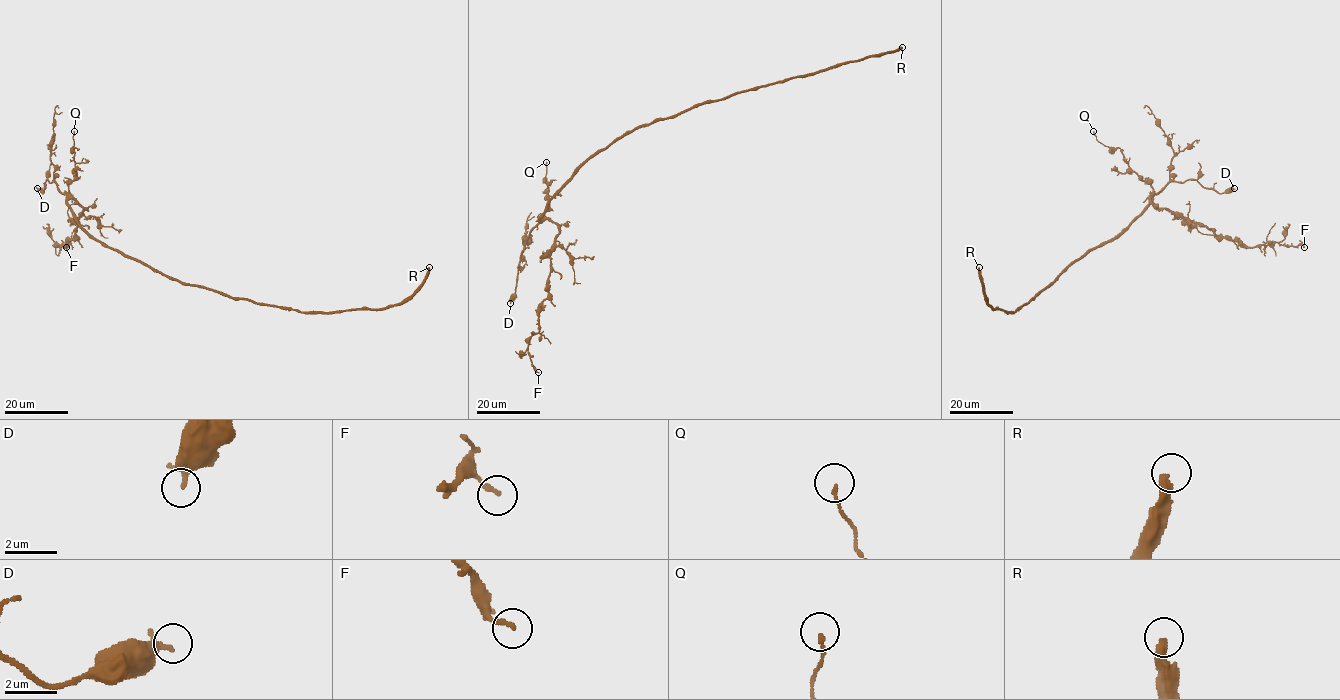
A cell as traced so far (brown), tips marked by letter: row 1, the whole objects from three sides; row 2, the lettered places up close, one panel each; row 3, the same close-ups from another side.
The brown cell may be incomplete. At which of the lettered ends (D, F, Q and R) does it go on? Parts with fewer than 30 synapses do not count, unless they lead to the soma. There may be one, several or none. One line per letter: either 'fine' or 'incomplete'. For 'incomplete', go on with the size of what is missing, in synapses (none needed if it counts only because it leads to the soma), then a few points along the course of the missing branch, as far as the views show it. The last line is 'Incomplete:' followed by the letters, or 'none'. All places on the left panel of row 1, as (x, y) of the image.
D: fine
F: fine
Q: fine
R: incomplete; about 200 synapses
Incomplete: R

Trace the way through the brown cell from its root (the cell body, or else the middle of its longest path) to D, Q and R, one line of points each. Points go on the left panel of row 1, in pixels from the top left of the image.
D: (149, 266), (96, 240), (78, 223), (67, 205), (67, 196), (53, 181), (45, 182), (43, 193), (37, 188)
Q: (149, 266), (96, 240), (78, 223), (67, 205), (68, 184), (76, 175), (74, 131)
R: (149, 266), (186, 284), (205, 287), (234, 298), (316, 312), (378, 309), (403, 303), (421, 283), (429, 267)

